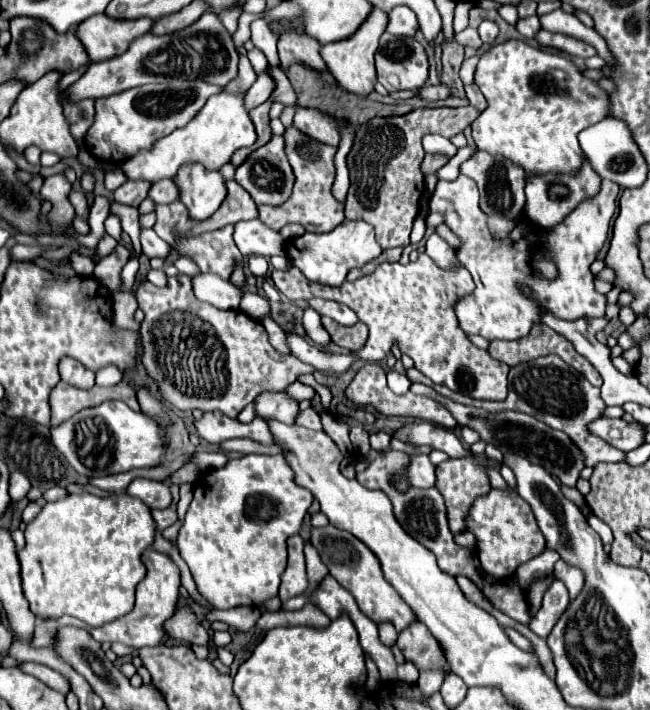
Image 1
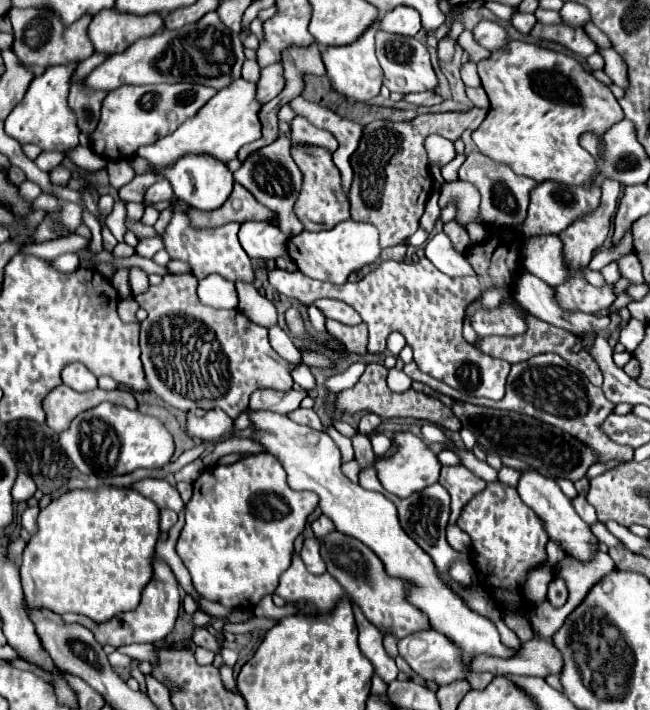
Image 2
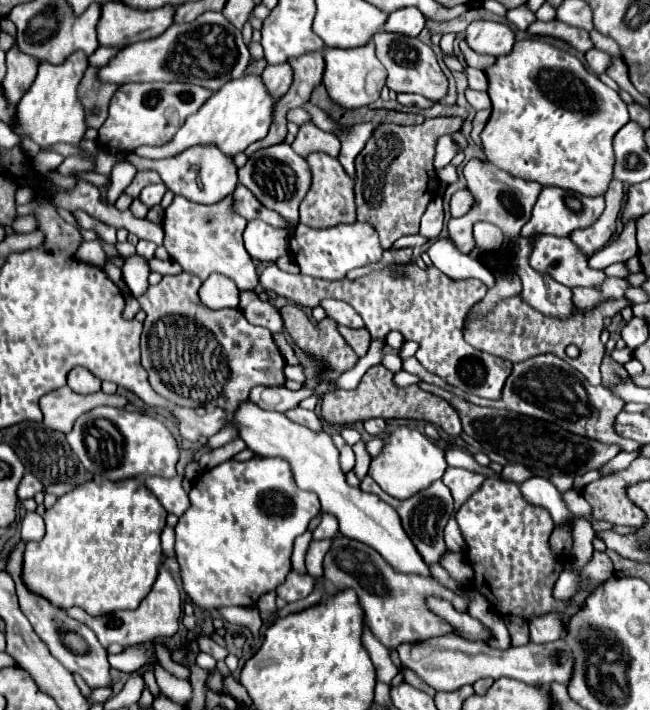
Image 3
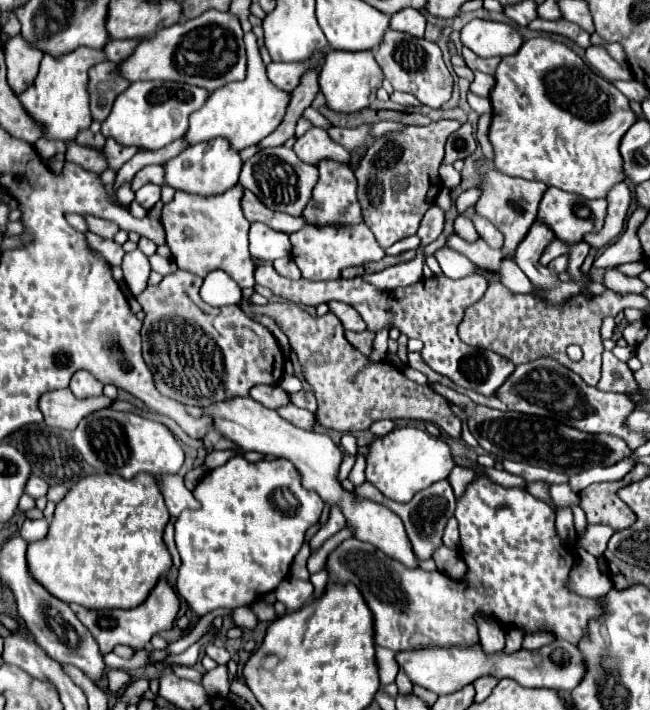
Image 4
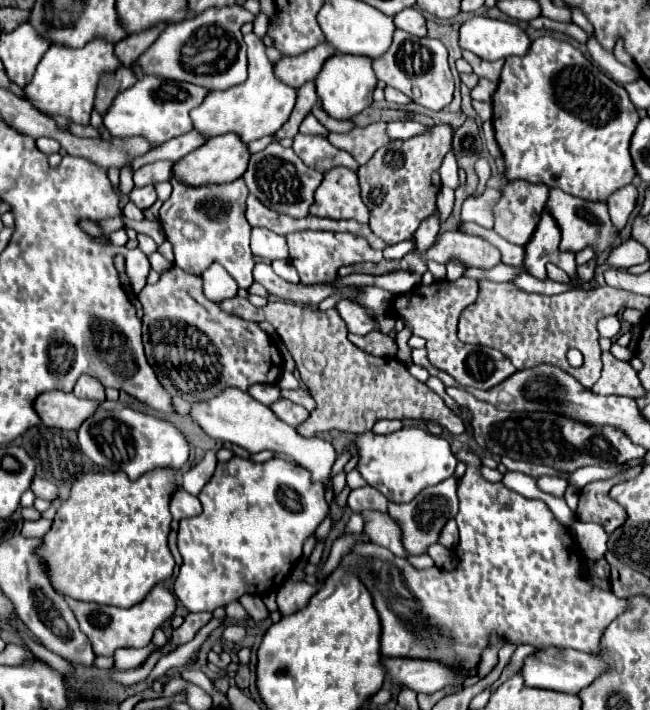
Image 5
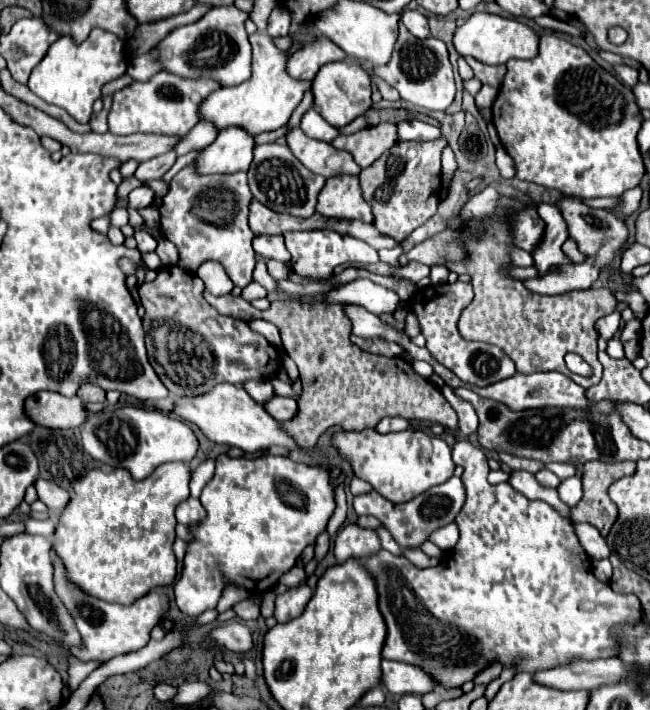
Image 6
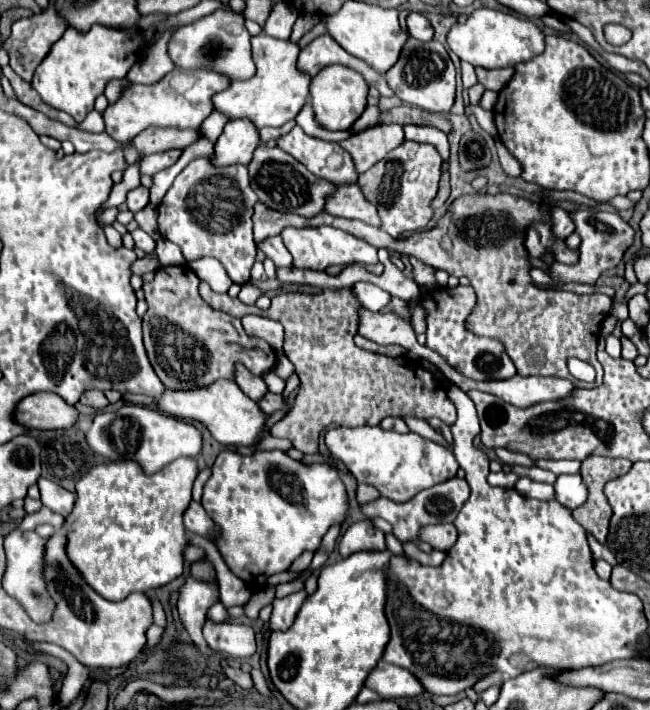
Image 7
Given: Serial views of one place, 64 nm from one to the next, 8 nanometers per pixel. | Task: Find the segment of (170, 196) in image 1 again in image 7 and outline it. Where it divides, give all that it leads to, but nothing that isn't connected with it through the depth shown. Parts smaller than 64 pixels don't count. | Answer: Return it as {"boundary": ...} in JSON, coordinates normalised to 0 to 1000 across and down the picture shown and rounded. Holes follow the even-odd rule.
{"boundary":[[[212,262],[212,265],[200,268],[200,270],[197,270],[197,282],[194,282],[197,296],[203,296],[203,299],[218,296],[218,293],[228,287],[228,282],[231,282],[228,276],[231,276],[231,268],[222,265],[222,262]]]}

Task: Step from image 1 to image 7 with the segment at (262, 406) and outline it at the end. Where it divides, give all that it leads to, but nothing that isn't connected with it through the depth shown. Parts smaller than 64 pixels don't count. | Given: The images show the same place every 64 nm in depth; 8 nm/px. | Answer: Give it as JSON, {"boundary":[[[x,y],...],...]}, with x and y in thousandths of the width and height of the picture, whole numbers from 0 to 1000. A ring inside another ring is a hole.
{"boundary":[[[372,515],[363,521],[363,541],[372,546],[372,552],[388,561],[391,566],[403,563],[403,558],[409,558],[412,546],[409,546],[409,538],[397,530],[388,530],[382,521],[375,521]]]}

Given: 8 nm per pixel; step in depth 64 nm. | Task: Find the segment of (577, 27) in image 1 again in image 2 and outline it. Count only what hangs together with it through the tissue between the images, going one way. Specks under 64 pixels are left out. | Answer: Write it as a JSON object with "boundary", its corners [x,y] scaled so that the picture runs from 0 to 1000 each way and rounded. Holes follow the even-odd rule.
{"boundary":[[[825,14],[822,17],[822,23],[828,25],[828,31],[831,34],[852,34],[852,37],[858,37],[858,34],[871,34],[868,28],[865,28],[865,23],[862,23],[862,17],[849,17],[849,14]],[[923,68],[920,73],[926,76],[926,82],[929,82],[929,87],[932,87],[929,101],[938,107],[938,113],[942,113],[945,118],[951,118],[954,124],[963,124],[963,121],[966,121],[966,113],[963,113],[963,90],[960,90],[960,85],[951,79],[951,73],[942,70],[942,68]]]}

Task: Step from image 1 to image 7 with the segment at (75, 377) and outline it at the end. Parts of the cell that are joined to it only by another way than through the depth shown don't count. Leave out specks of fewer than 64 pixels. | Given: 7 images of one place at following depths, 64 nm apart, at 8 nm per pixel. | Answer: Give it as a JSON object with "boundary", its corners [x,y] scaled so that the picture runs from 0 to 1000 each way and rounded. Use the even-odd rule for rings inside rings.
{"boundary":[[[135,549],[135,552],[129,552],[126,561],[123,561],[123,566],[135,569],[135,572],[145,572],[151,577],[157,577],[160,572],[166,572],[166,563],[163,563],[163,558],[160,558],[157,549]]]}

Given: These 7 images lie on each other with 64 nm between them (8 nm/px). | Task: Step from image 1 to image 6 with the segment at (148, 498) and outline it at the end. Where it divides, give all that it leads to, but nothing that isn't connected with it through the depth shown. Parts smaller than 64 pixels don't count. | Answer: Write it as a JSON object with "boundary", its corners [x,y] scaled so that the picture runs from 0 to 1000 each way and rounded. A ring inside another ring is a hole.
{"boundary":[[[289,701],[289,704],[283,704],[283,707],[271,715],[271,732],[274,732],[277,738],[283,738],[283,741],[298,738],[298,735],[311,732],[314,727],[317,727],[317,721],[314,721],[308,704],[302,704],[302,701]]]}

